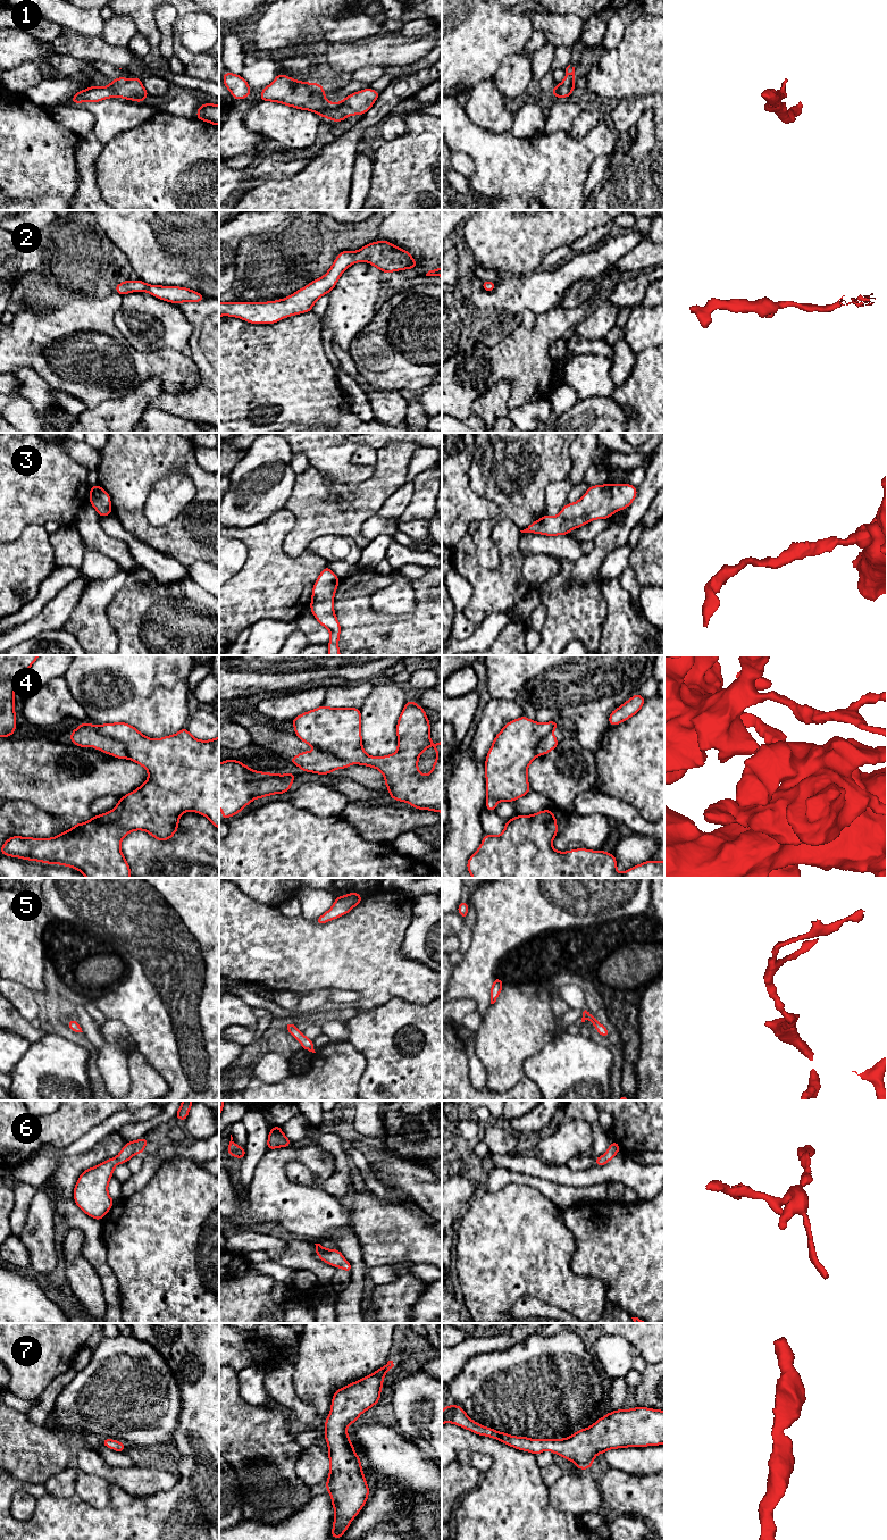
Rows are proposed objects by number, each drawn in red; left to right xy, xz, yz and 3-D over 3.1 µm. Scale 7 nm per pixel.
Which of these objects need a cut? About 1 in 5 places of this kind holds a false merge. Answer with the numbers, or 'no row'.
4

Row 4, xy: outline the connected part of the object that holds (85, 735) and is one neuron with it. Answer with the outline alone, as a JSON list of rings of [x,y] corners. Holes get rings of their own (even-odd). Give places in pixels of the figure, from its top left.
[[[90,722],[81,723],[75,730],[70,731],[70,742],[80,747],[93,746],[97,751],[102,751],[117,759],[127,759],[126,747],[123,743],[102,735]]]

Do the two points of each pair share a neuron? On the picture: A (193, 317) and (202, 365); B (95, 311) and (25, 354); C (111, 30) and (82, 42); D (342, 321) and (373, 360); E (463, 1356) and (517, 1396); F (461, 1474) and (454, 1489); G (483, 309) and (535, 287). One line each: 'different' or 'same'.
A: same
B: same
C: different
D: different
E: different
F: same
G: same

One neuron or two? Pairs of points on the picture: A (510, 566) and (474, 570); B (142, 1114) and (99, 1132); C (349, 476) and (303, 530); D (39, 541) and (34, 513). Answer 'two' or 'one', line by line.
A: one
B: one
C: two
D: two

